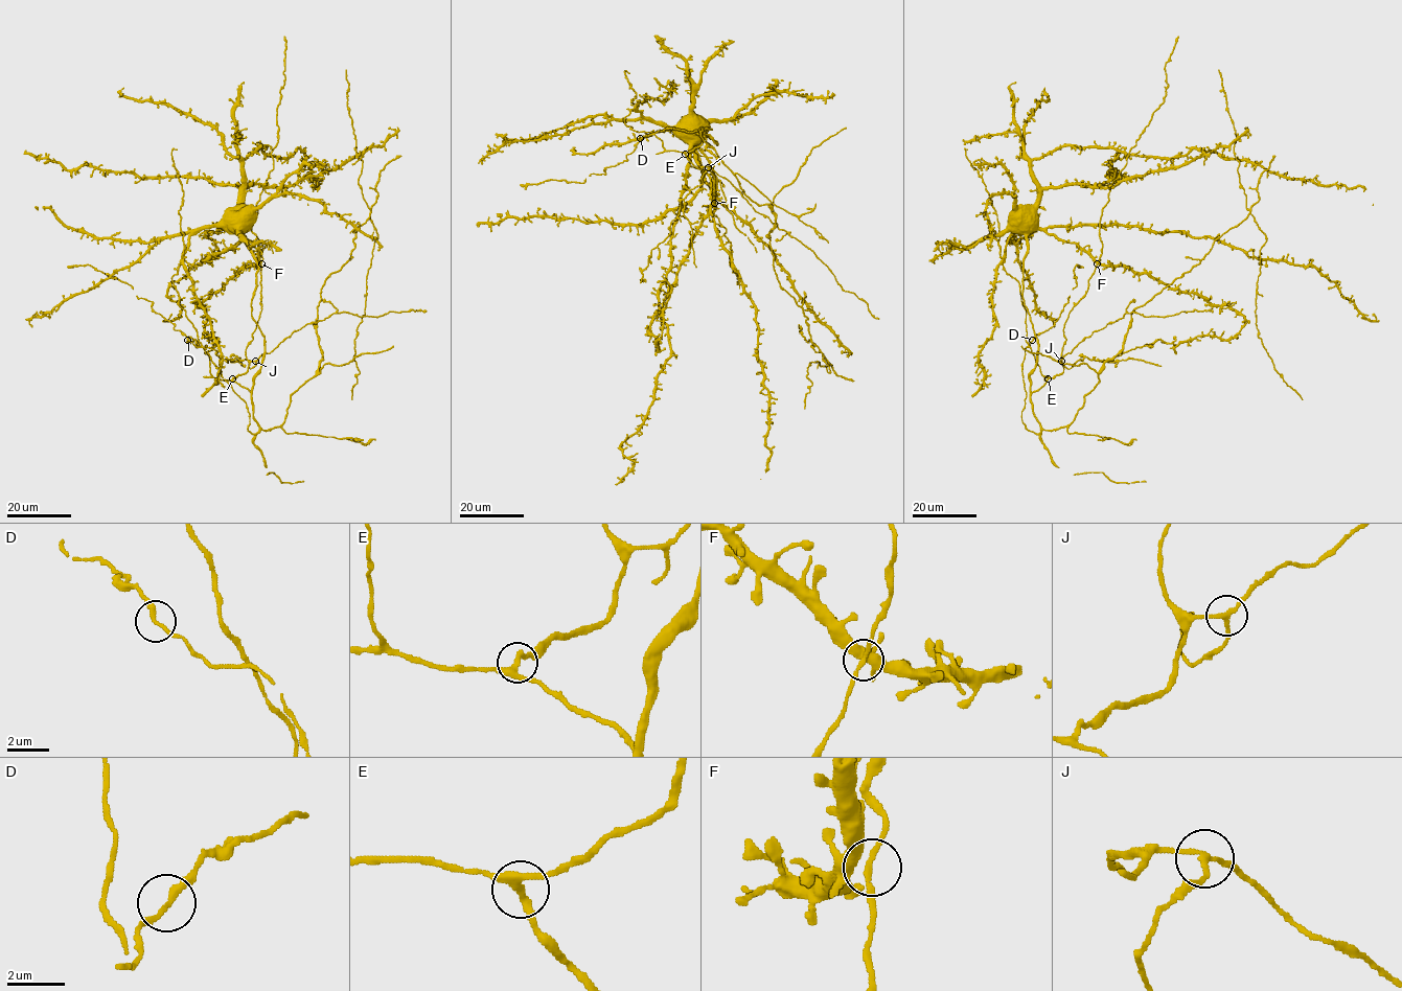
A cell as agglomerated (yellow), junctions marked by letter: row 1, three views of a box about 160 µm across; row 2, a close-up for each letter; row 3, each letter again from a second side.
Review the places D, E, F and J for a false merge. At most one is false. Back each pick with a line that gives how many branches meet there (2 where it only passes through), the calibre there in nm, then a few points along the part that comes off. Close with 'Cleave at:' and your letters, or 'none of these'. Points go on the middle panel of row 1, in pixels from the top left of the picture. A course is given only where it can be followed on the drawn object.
J: 3 | 160 nm | (708, 167), (702, 184), (680, 202), (668, 235), (651, 251), (642, 272), (645, 281), (640, 279)
Cleave at: J

